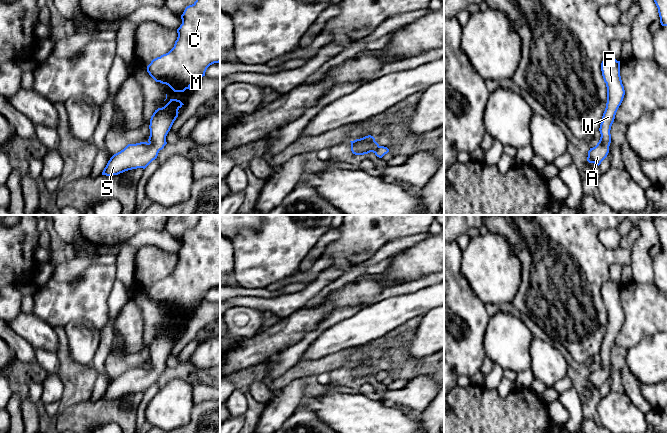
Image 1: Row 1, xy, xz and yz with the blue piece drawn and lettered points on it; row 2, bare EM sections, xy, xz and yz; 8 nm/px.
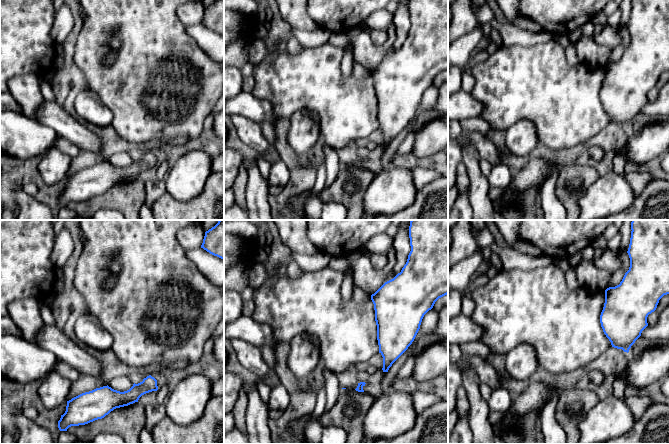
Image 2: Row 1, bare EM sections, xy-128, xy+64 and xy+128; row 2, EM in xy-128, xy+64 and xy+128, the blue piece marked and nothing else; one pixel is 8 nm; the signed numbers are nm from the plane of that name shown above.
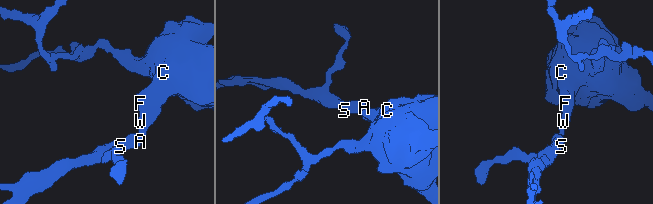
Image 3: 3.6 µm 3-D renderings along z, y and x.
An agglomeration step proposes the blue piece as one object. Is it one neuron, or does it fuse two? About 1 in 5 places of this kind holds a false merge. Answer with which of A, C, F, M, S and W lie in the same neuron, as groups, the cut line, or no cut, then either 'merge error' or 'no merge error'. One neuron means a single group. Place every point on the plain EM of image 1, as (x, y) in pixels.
A C F M S W; no cut; no merge error

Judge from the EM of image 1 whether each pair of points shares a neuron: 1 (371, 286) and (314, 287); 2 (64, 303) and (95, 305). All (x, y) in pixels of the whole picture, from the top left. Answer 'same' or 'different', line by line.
1: different
2: same

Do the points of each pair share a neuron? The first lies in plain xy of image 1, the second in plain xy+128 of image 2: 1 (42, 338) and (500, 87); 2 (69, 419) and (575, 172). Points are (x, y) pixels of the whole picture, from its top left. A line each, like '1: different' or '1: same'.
1: different
2: same

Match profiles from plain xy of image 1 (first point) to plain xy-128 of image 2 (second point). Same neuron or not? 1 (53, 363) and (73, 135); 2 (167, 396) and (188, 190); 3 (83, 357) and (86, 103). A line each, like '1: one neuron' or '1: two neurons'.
1: two neurons
2: one neuron
3: one neuron

